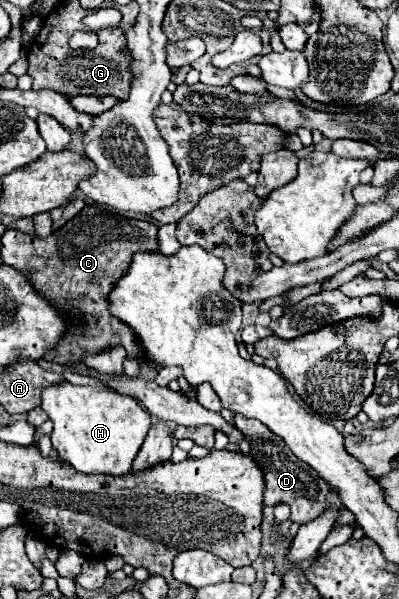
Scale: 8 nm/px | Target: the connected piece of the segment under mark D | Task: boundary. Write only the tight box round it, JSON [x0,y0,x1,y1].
[234,414,328,524]

